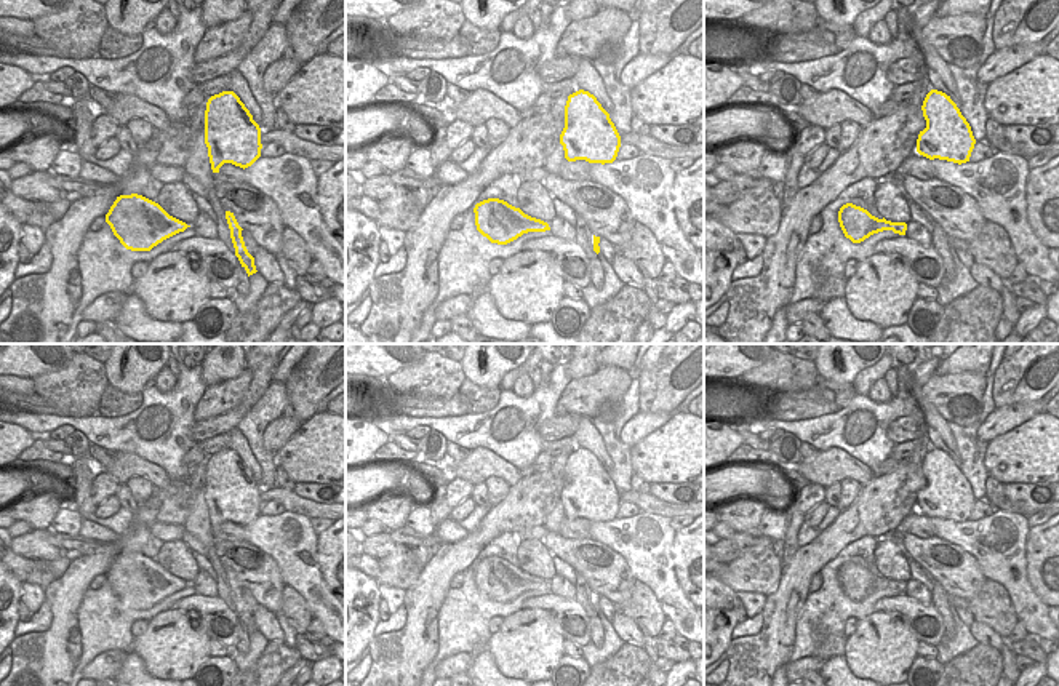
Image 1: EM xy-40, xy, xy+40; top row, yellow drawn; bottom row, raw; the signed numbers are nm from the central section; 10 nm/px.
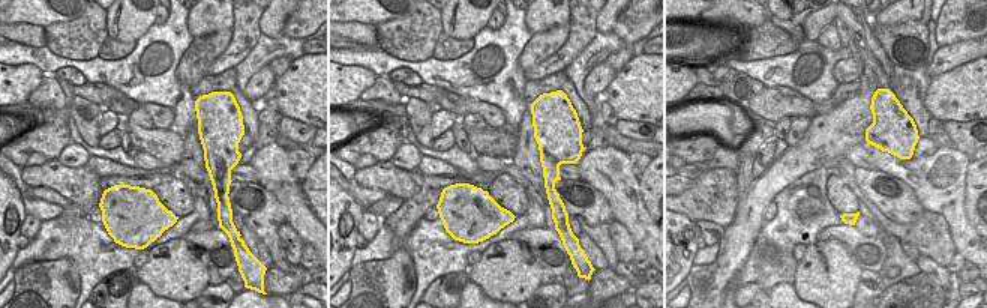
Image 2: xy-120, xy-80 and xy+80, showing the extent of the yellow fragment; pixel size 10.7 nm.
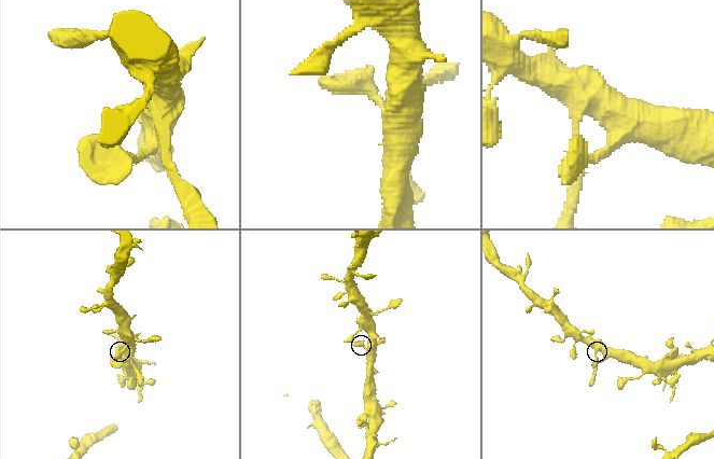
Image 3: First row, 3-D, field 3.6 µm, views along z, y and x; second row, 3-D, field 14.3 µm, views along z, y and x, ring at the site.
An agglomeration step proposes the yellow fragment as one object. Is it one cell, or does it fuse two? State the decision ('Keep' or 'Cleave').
Keep

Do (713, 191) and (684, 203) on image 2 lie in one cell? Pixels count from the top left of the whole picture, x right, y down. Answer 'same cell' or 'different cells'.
same cell

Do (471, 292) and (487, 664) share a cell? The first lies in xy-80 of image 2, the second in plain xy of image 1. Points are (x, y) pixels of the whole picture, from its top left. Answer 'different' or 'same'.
same

